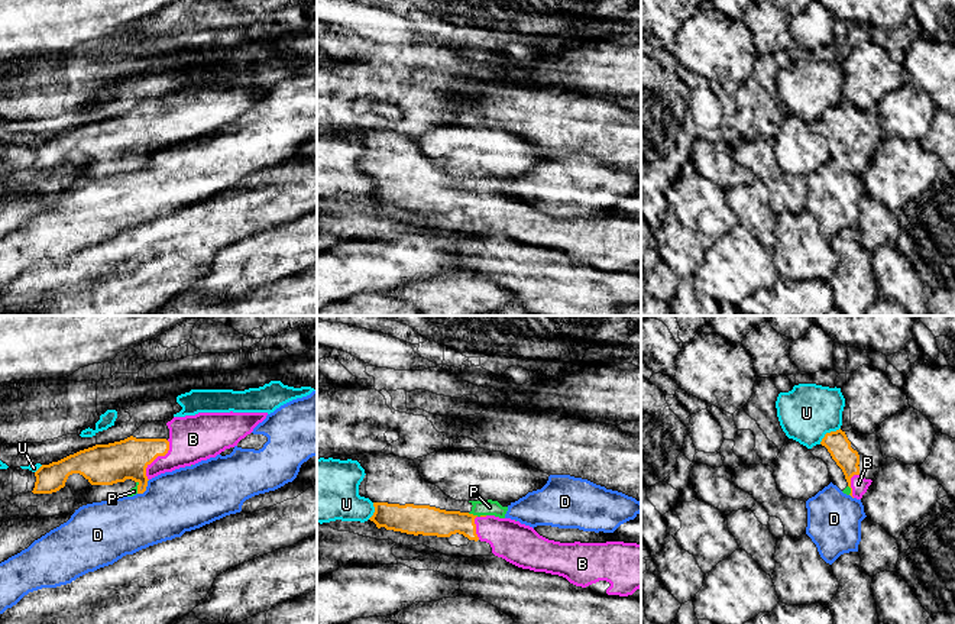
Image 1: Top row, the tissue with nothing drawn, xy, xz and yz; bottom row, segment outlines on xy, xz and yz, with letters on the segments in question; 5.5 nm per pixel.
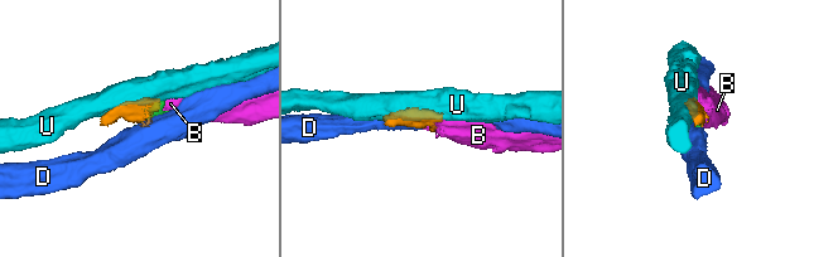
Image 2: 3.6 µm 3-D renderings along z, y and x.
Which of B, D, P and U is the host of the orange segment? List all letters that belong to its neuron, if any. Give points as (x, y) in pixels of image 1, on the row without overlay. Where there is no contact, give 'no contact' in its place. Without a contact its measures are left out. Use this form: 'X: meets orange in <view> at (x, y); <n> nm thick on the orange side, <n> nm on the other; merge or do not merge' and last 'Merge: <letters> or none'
B: meets orange in xy at (156, 132); 220 nm thick on the orange side, 260 nm on the other; merge
D: meets orange in xy at (145, 164); 220 nm thick on the orange side, 340 nm on the other; do not merge
P: meets orange in xz at (476, 191); 160 nm thick on the orange side, 90 nm on the other; merge
U: meets orange in yz at (828, 109); 130 nm thick on the orange side, 320 nm on the other; do not merge
Merge: B, P

